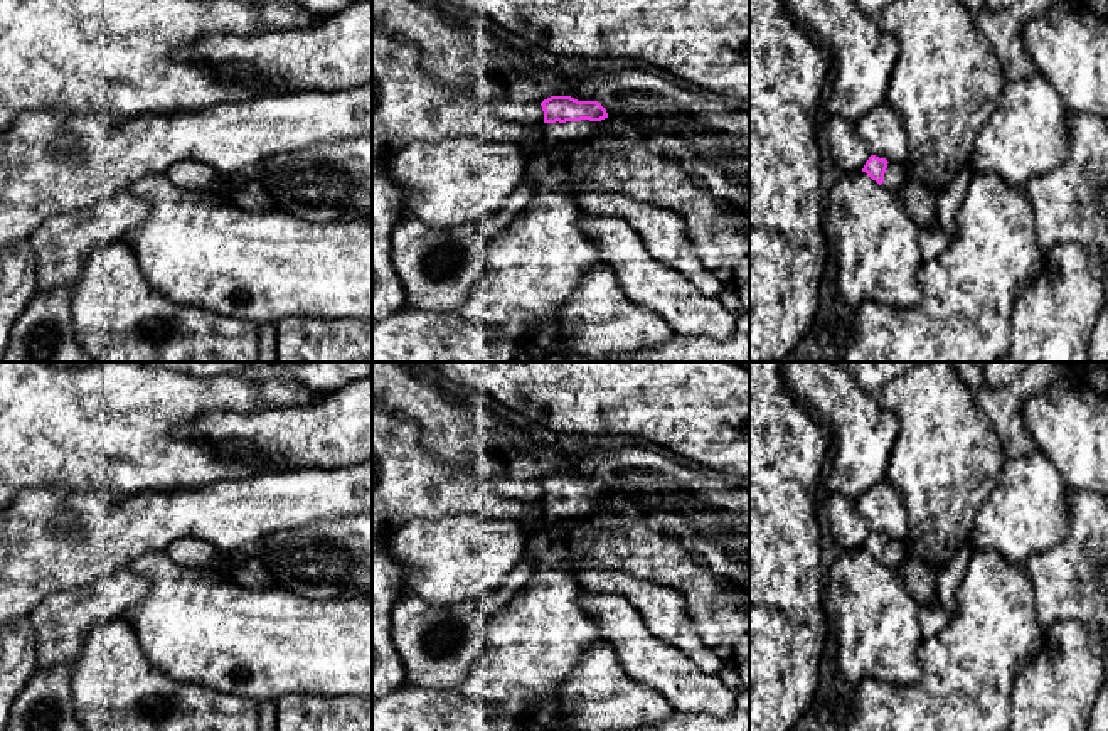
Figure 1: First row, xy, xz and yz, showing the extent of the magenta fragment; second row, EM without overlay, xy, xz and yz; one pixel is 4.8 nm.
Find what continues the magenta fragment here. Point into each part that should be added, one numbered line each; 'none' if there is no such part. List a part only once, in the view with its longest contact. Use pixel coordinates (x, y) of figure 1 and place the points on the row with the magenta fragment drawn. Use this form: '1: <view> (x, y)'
1: xz (581, 130)

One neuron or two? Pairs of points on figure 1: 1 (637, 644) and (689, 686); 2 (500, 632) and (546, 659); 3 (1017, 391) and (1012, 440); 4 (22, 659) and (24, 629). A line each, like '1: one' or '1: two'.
1: one
2: one
3: one
4: one

